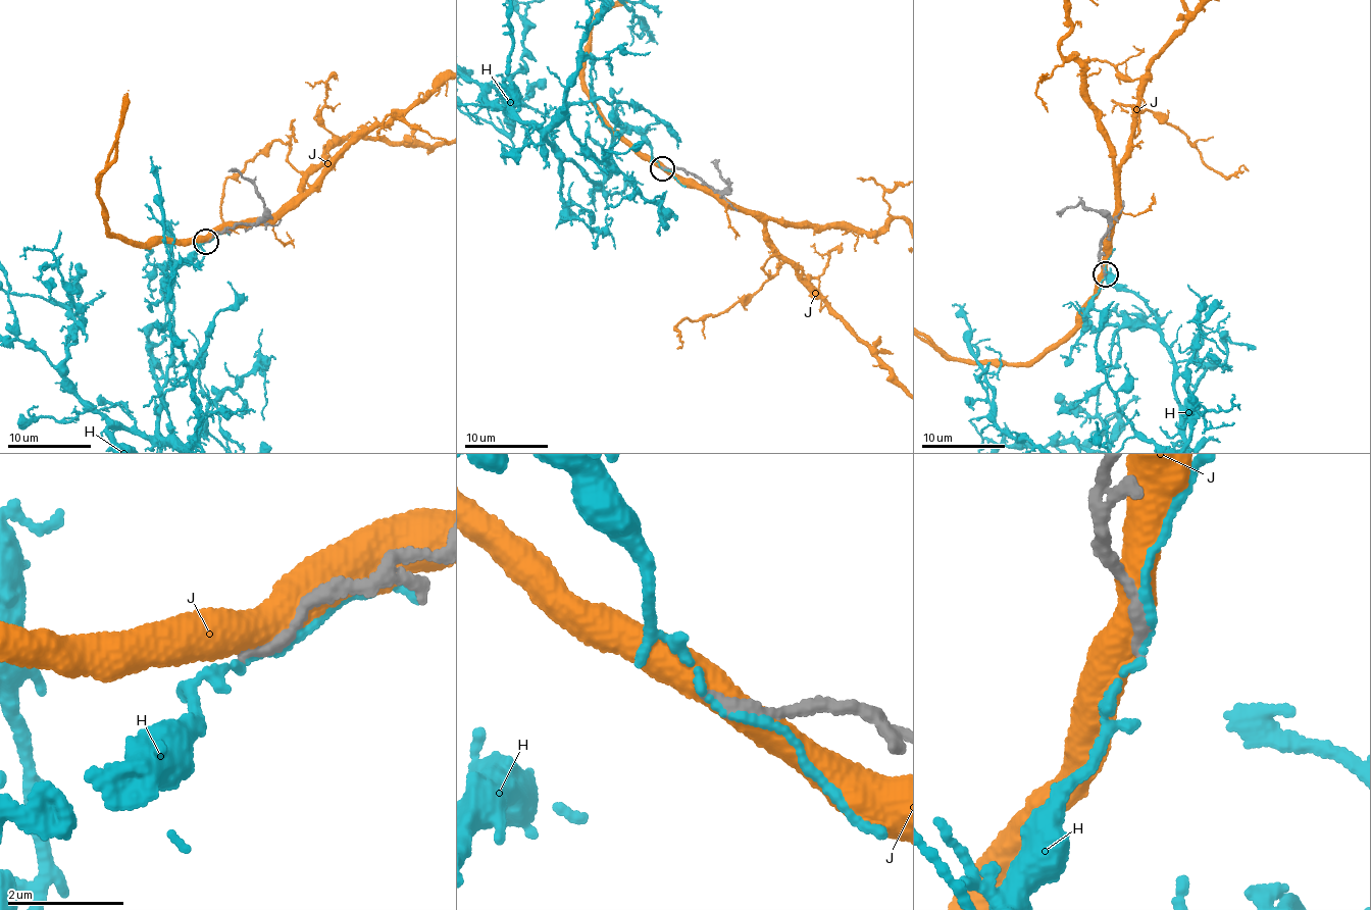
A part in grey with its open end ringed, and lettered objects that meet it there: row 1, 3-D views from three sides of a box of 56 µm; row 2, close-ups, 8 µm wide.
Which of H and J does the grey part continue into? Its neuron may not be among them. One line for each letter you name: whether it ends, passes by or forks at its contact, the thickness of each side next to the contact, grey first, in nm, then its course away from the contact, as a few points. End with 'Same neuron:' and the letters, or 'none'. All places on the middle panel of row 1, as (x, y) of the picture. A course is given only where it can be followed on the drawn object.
H: it passes by | 240/120 nm
Same neuron: H

